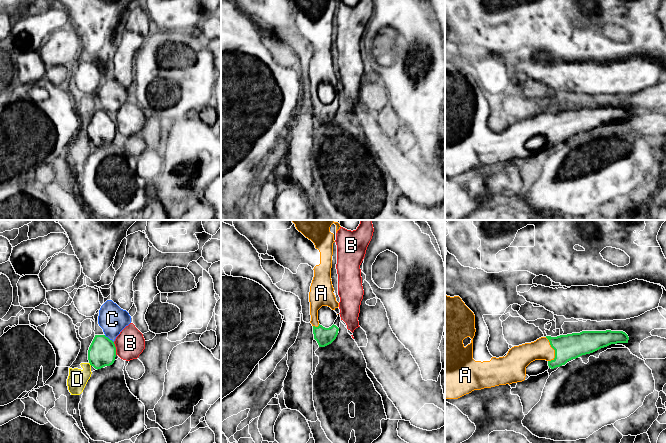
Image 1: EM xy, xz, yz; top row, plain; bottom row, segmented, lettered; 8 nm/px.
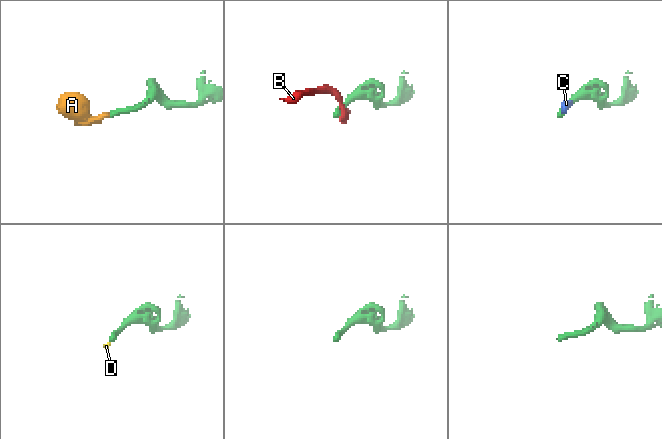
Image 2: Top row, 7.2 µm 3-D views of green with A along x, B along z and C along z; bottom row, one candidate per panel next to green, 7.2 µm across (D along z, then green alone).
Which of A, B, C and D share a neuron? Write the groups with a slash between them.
A / B / C / D

